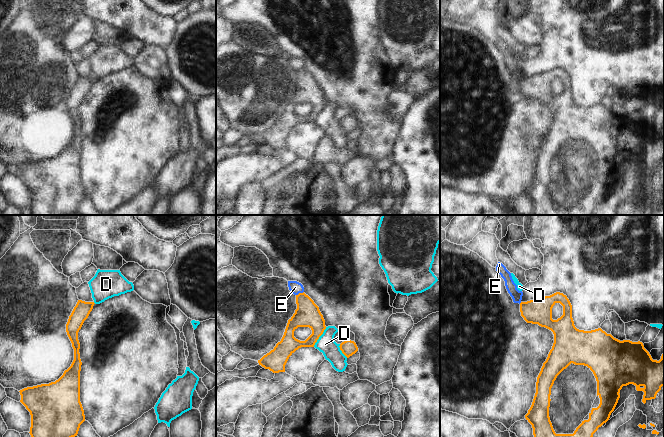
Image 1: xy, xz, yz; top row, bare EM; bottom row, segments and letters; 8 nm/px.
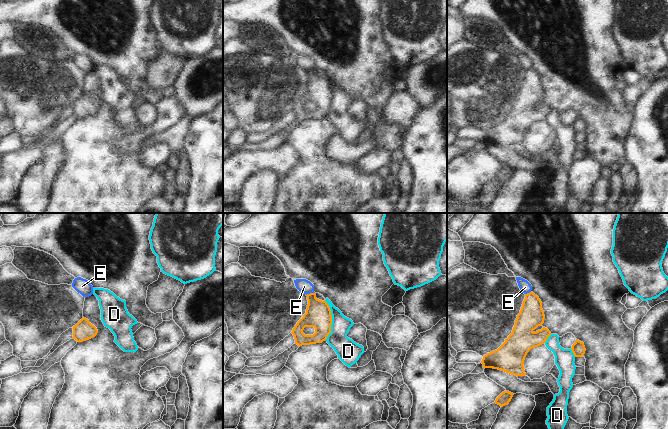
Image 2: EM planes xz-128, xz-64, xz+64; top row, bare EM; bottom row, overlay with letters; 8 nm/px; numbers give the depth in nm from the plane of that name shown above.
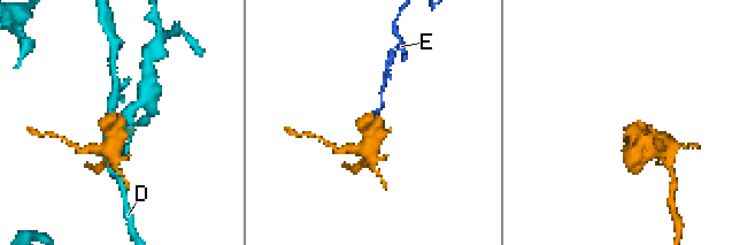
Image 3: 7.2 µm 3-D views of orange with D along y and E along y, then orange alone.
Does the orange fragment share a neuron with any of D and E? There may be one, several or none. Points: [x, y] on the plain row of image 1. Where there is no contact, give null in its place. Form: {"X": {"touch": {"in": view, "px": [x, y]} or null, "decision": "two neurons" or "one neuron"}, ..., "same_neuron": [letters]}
{"D": {"touch": {"in": "xz", "px": [319, 112]}, "decision": "two neurons"}, "E": {"touch": {"in": "xz", "px": [299, 69]}, "decision": "two neurons"}, "same_neuron": []}

